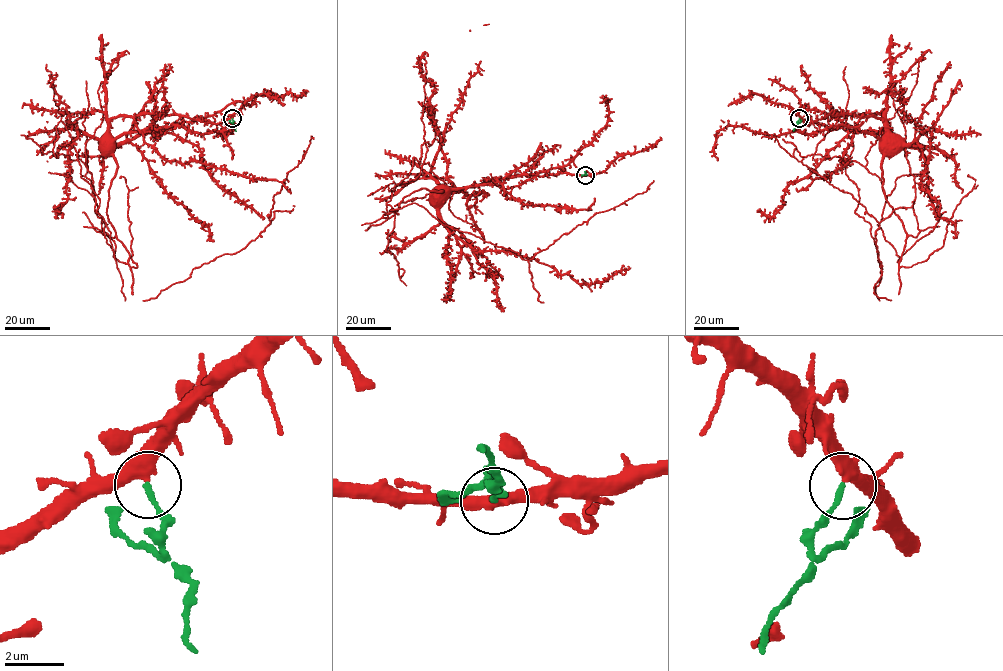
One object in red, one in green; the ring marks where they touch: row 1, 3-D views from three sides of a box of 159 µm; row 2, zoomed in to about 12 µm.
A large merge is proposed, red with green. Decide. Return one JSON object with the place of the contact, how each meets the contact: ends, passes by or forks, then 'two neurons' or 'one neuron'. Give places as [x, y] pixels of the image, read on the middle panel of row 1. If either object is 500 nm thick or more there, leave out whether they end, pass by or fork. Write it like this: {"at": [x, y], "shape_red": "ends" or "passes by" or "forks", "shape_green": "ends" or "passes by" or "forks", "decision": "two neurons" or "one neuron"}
{"at": [585, 175], "shape_red": "passes by", "shape_green": "ends", "decision": "two neurons"}

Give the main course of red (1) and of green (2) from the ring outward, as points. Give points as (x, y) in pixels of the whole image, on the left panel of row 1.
1: (232, 118), (212, 123), (175, 114), (115, 116), (111, 118), (100, 141), (101, 147), (104, 146)
2: (232, 118), (236, 131)

